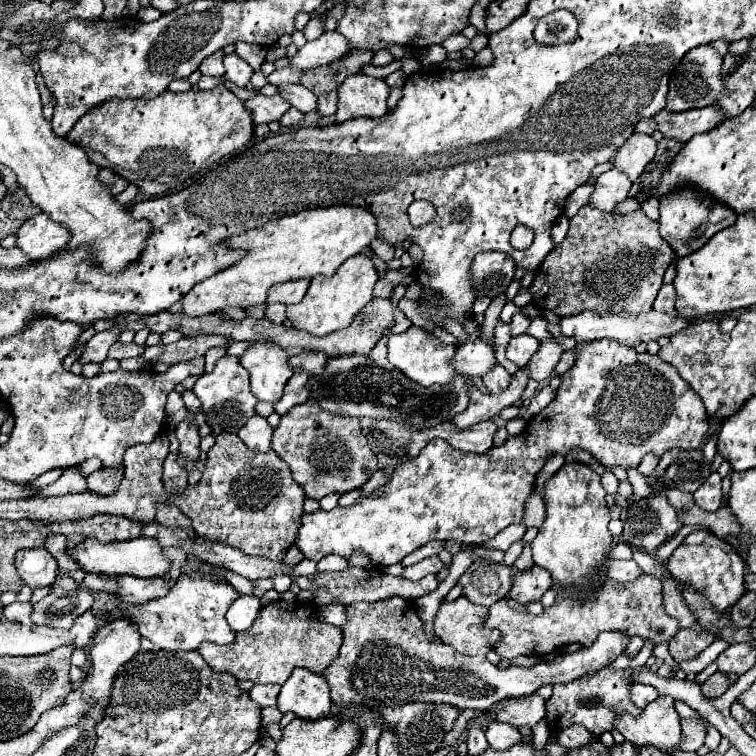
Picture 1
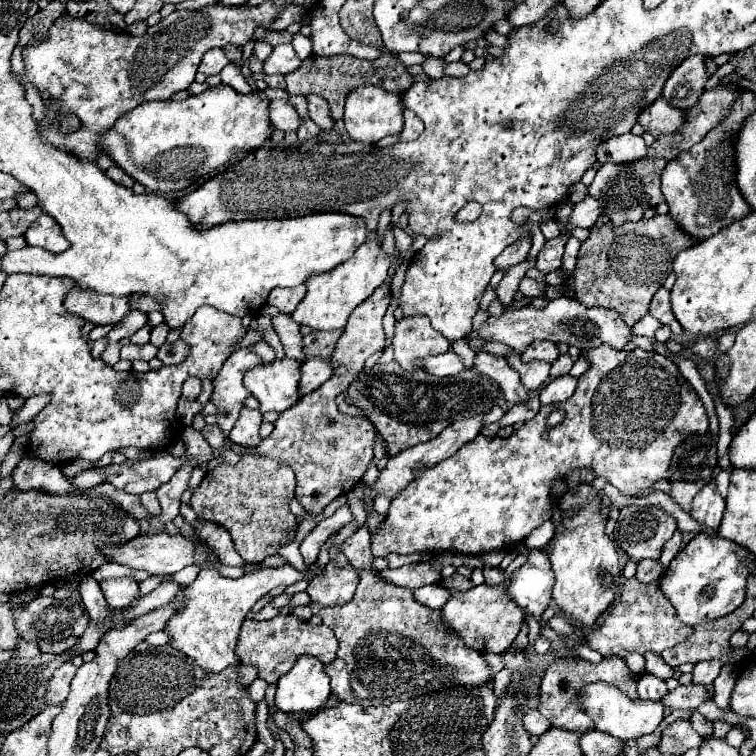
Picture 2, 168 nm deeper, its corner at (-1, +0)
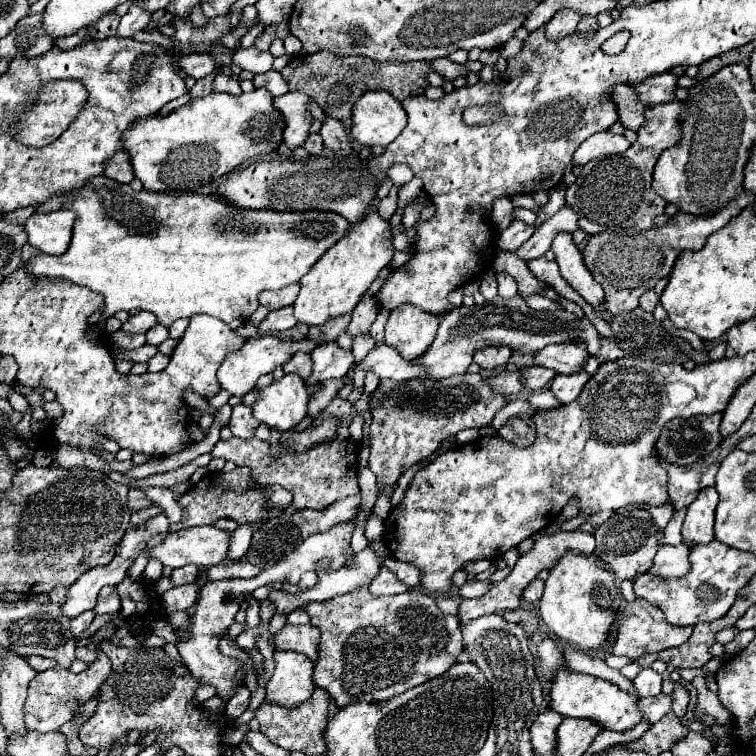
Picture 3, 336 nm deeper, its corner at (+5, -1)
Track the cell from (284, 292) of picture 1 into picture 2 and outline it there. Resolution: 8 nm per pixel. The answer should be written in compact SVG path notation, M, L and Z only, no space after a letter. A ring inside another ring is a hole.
M296 285L292 289L272 289L270 295L268 295L268 305L274 305L278 311L284 311L284 313L292 313L296 309L296 305L304 299L306 295L306 285Z

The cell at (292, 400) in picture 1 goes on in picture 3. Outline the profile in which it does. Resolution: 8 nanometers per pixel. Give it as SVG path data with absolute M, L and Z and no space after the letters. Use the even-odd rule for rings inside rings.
M334 342L320 344L318 348L312 350L310 356L314 362L314 372L306 382L308 386L330 380L330 378L344 378L354 364L352 350L344 350Z

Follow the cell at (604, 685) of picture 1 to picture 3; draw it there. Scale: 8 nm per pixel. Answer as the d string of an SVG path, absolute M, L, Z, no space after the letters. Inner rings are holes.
M544 638L542 644L536 648L538 650L538 658L540 658L540 668L542 672L552 680L554 672L558 668L564 668L564 658L562 658L562 652L558 650L558 646L554 644L552 638Z

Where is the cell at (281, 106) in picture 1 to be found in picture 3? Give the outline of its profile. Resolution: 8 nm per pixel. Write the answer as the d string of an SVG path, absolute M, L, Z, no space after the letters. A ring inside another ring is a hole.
M288 92L284 96L274 98L274 106L284 114L286 128L284 128L284 144L288 148L298 148L306 142L310 134L312 116L308 112L310 98L304 92Z

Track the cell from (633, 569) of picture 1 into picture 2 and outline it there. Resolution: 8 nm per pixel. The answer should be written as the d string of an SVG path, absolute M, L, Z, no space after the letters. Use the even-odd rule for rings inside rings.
M642 559L636 567L636 579L642 583L652 583L662 575L662 565L656 559Z

